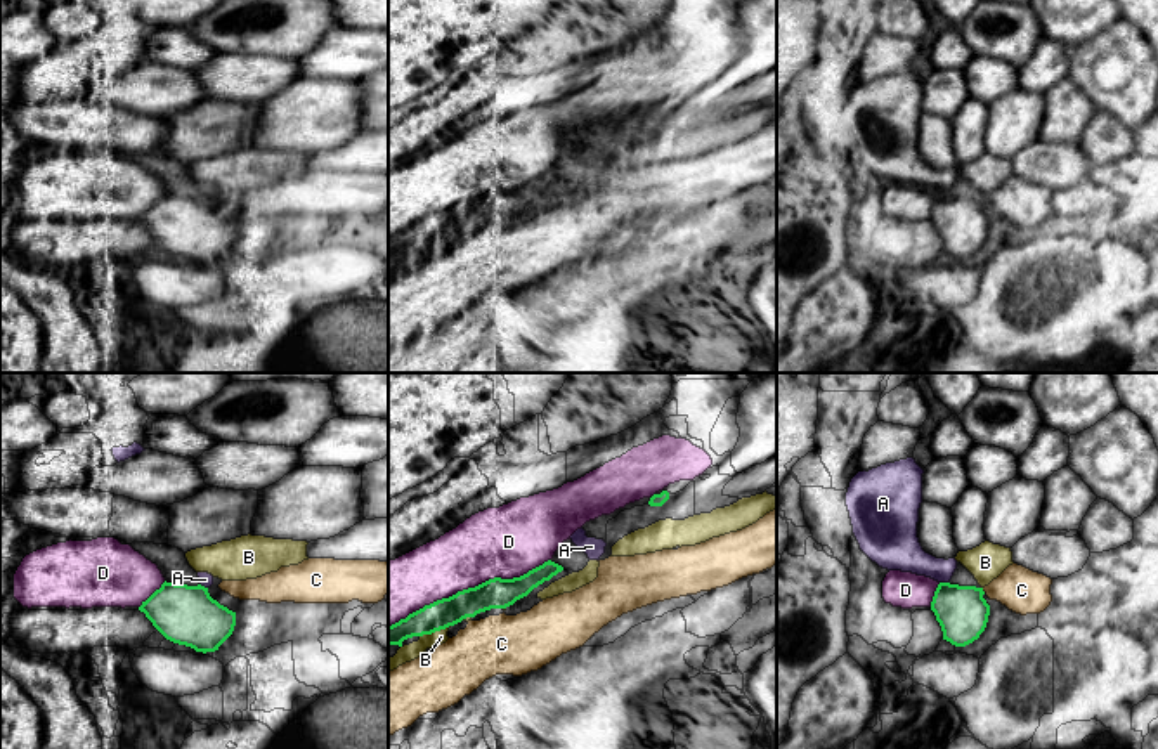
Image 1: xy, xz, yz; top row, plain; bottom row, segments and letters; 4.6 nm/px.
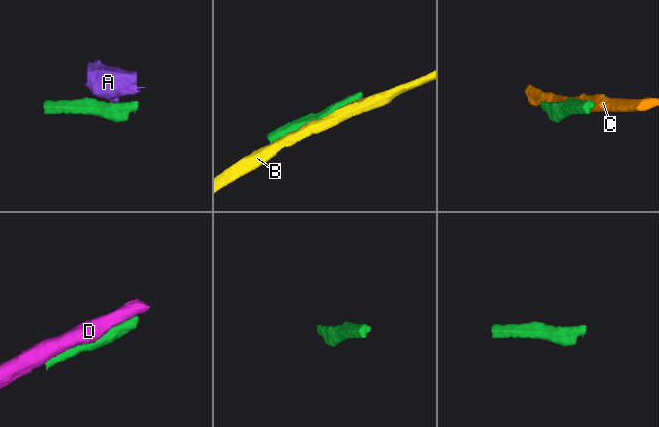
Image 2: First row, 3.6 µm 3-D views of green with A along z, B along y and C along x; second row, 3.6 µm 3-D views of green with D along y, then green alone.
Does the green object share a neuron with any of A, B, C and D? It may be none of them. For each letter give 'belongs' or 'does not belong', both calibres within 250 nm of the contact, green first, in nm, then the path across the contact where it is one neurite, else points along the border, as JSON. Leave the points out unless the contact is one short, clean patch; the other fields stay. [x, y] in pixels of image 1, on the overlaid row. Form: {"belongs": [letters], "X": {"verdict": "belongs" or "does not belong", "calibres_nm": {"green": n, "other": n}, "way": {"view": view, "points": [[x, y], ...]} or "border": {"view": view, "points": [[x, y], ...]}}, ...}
{"belongs": [], "A": {"verdict": "does not belong", "calibres_nm": {"green": 240, "other": 180}, "border": {"view": "yz", "points": [[940, 581], [949, 583]]}}, "B": {"verdict": "does not belong", "calibres_nm": {"green": 140, "other": 80}}, "C": {"verdict": "does not belong", "calibres_nm": {"green": 240, "other": 200}, "border": {"view": "yz", "points": [[982, 588], [985, 592]]}}, "D": {"verdict": "does not belong", "calibres_nm": {"green": 140, "other": 320}}}

